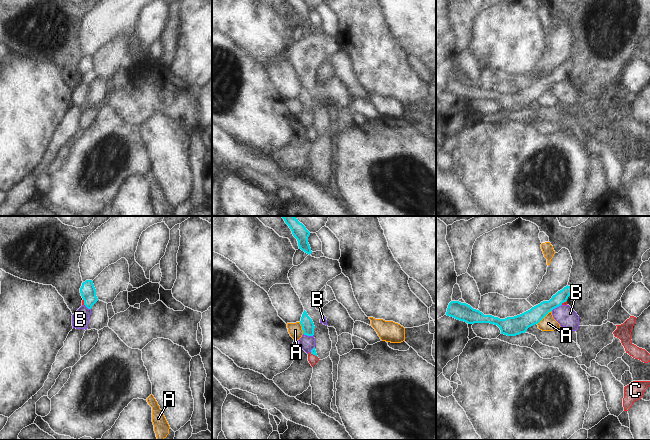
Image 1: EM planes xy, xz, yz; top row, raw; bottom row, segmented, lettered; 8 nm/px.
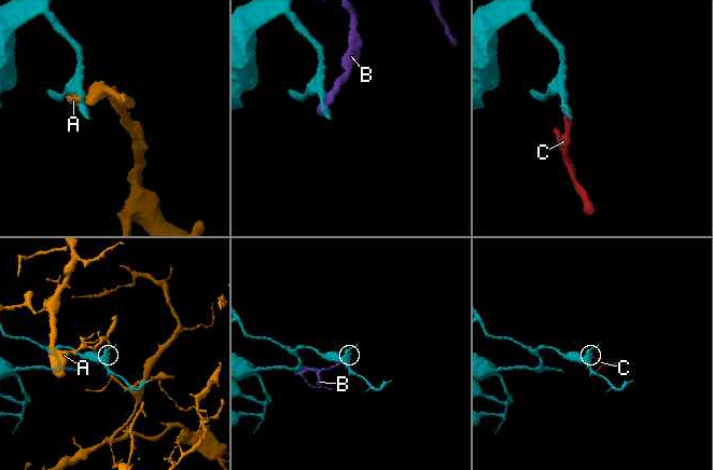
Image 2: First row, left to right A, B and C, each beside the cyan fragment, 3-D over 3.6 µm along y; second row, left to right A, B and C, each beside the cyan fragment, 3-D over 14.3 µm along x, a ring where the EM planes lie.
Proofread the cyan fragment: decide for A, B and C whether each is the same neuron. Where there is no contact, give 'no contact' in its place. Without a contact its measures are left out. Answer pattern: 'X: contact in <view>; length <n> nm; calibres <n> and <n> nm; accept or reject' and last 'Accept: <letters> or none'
A: contact in yz; length 170 nm; calibres 150 and 120 nm; reject
B: contact in xz; length 90 nm; calibres 100 and 120 nm; reject
C: contact in xz; length 80 nm; calibres 50 and 70 nm; accept
Accept: C

